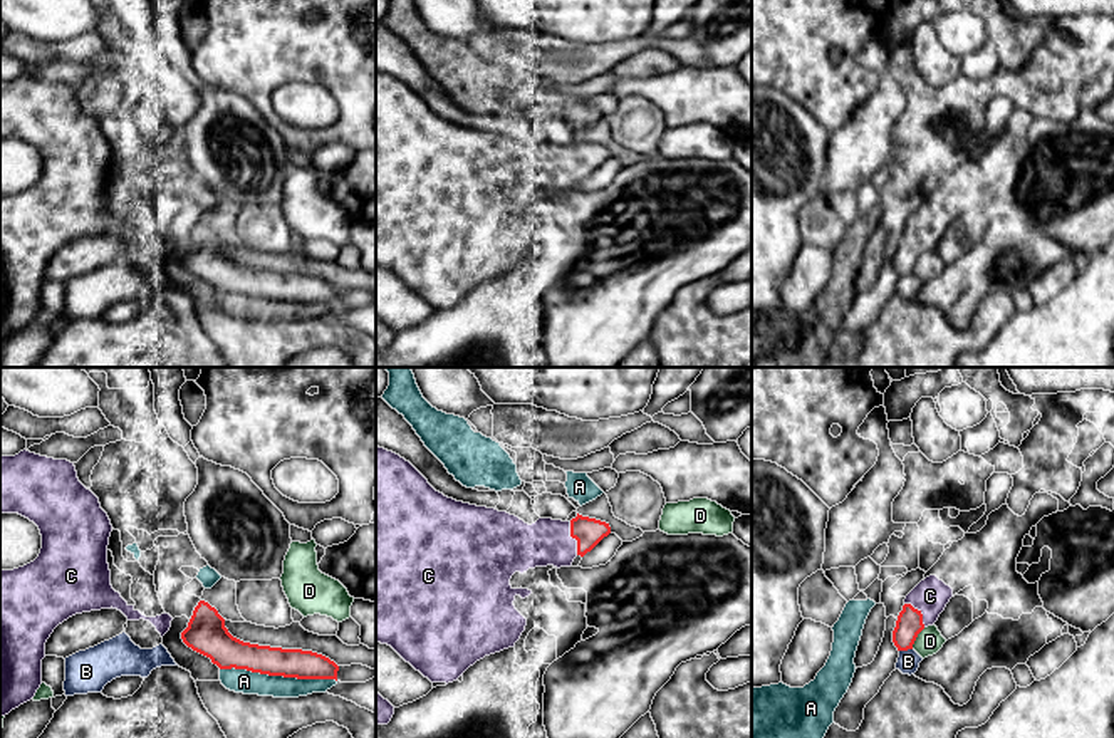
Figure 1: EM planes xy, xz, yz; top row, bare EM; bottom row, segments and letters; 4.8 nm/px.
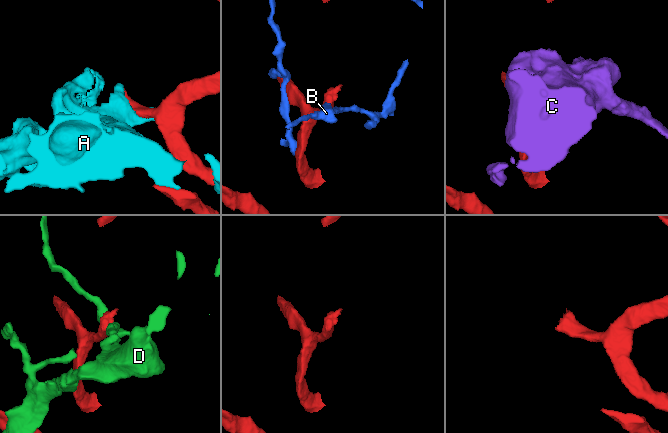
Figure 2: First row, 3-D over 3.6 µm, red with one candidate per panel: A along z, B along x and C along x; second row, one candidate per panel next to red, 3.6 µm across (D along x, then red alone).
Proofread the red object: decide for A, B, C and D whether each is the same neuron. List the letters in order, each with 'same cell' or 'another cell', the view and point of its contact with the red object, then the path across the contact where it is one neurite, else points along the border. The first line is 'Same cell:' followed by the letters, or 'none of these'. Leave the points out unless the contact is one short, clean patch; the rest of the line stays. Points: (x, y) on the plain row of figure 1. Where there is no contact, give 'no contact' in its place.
Same cell: C
A: another cell; meets red in xy at (279, 299)
B: another cell; meets red in yz at (905, 274)
C: same cell; meets red in xz at (574, 161); runs through xz (588, 156), (574, 161), (547, 166)
D: another cell; meets red in yz at (916, 260)

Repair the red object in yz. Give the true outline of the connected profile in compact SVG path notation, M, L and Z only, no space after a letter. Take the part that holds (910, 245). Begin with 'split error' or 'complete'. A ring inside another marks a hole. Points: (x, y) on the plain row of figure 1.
split error; M929 200L921 205L906 220L903 235L896 245L893 267L898 275L913 273L918 258L938 245L951 221L953 213L936 200Z

